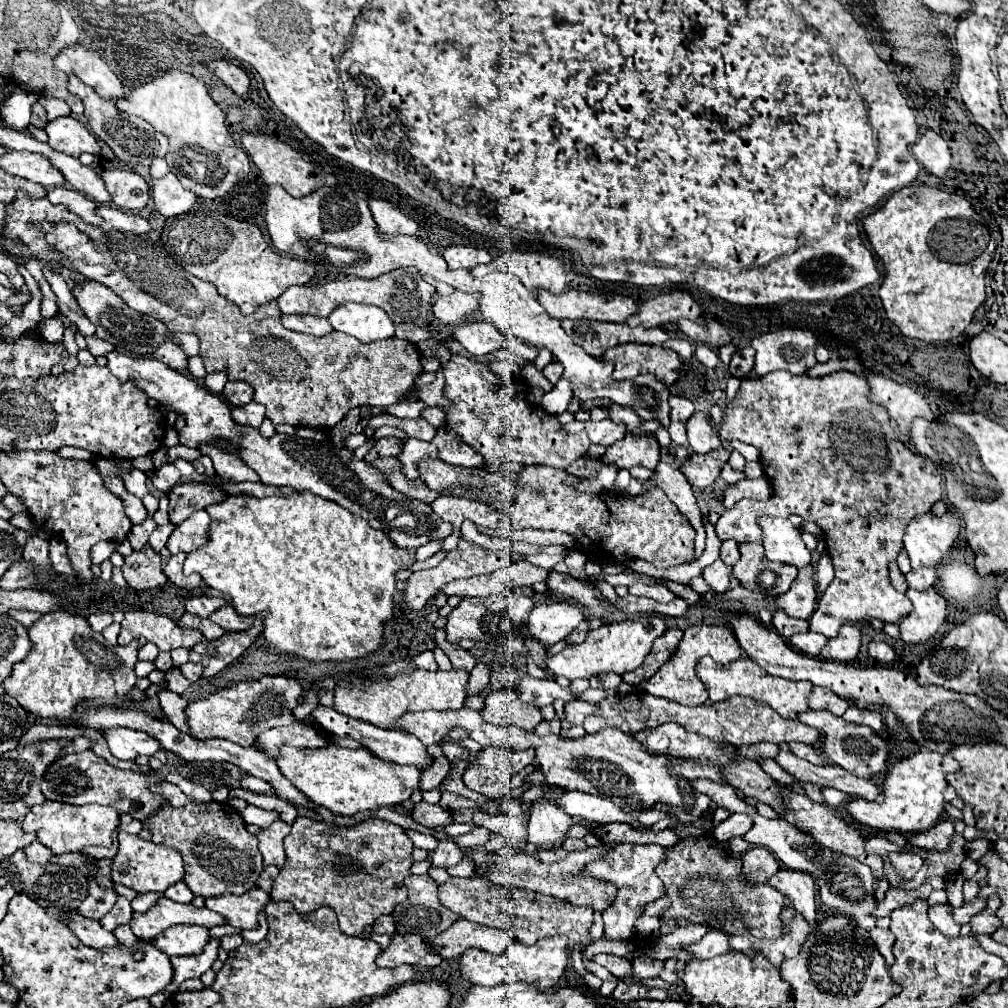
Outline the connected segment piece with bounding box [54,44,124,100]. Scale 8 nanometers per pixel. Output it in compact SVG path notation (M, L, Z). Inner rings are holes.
M80 44L80 52L74 52L74 58L56 58L56 68L66 74L76 74L84 84L92 86L102 98L114 100L124 96L124 84L108 66L106 60L100 58L98 52Z

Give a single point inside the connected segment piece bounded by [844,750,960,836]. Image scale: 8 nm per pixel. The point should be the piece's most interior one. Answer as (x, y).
(911, 800)

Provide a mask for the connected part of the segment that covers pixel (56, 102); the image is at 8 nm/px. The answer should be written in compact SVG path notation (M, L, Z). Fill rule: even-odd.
M42 96L39 98L38 102L44 107L48 120L54 120L59 116L63 117L71 114L70 108L60 99Z

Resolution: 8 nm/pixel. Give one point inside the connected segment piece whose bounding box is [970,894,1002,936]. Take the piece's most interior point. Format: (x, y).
(986, 922)

